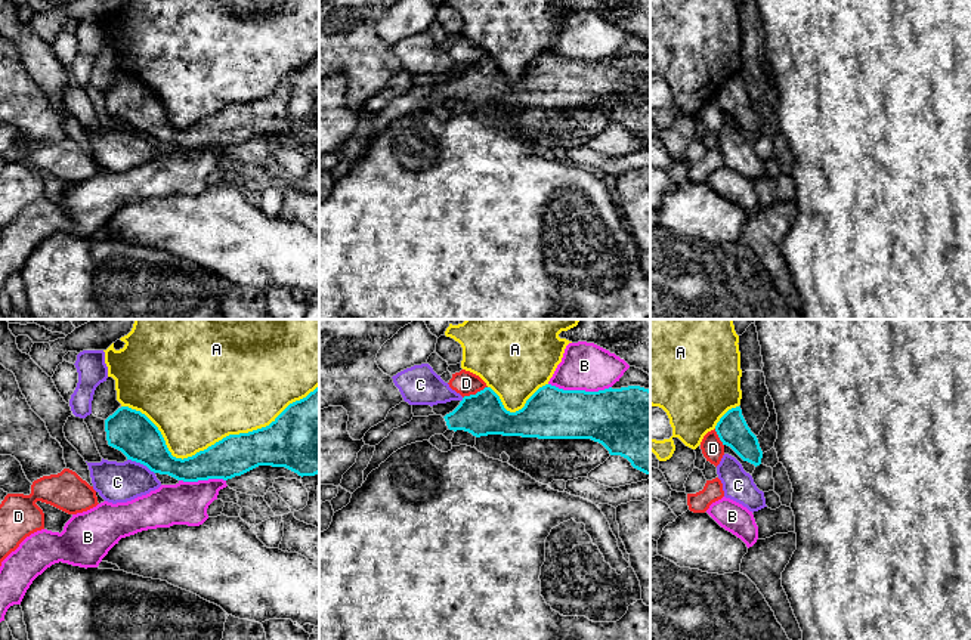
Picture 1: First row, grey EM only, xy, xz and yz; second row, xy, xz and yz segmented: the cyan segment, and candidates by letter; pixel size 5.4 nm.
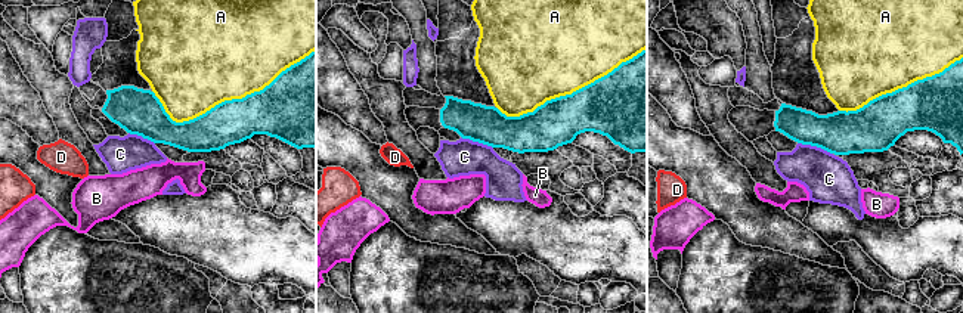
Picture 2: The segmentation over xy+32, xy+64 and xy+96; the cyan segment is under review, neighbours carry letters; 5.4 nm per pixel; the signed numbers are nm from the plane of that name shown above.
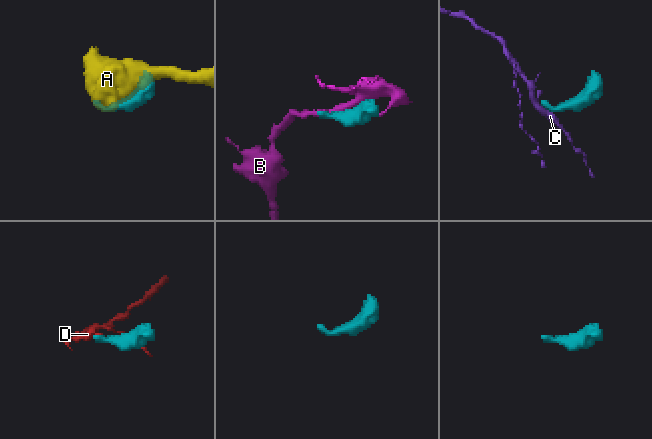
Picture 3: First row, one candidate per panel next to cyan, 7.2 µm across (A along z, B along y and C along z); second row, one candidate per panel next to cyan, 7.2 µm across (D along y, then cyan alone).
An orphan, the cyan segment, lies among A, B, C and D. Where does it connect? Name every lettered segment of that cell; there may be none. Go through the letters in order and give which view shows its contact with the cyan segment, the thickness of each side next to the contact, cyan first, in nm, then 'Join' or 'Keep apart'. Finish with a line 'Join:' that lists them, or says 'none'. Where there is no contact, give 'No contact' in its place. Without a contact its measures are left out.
A: Touches cyan in xy. Thickness 220 nm (cyan) against 480 nm. Keep apart
B: Touches cyan in xz. Thickness 320 nm (cyan) against 260 nm. Keep apart
C: Touches cyan in xy. Thickness 240 nm (cyan) against 220 nm. Keep apart
D: Touches cyan in xz. Thickness 240 nm (cyan) against 140 nm. Keep apart
Join: none

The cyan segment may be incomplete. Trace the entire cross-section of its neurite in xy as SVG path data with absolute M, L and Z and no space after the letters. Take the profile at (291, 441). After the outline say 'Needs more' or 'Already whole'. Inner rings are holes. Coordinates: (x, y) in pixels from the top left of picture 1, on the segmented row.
M319 386L306 398L290 404L269 426L229 435L183 460L171 455L161 432L145 414L129 406L118 408L105 420L105 432L108 445L121 451L127 460L183 482L228 480L259 466L285 467L301 477L315 476L319 473Z. Already whole

